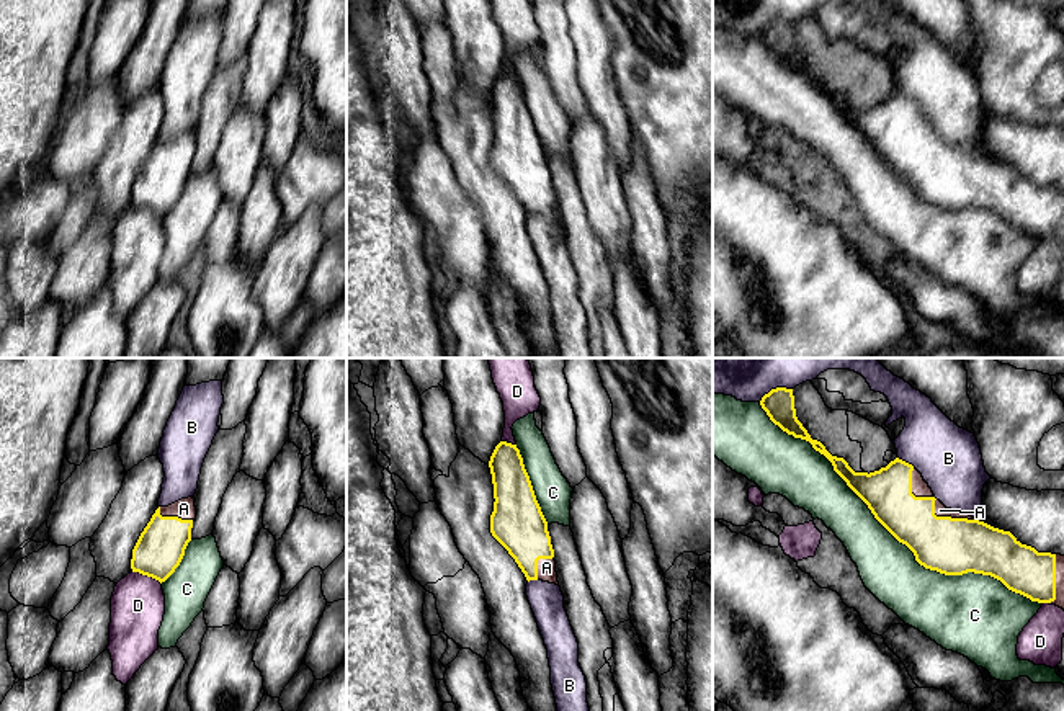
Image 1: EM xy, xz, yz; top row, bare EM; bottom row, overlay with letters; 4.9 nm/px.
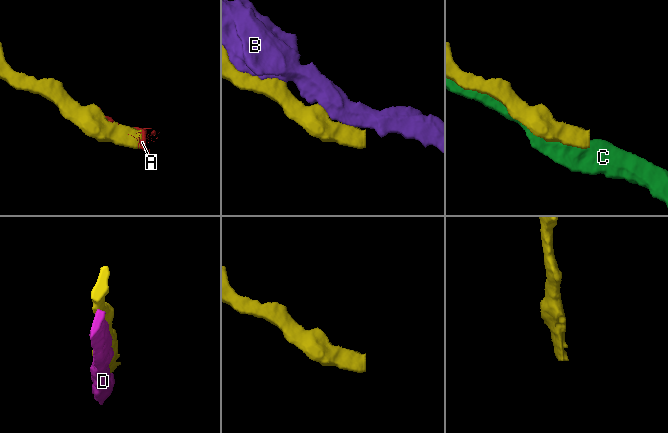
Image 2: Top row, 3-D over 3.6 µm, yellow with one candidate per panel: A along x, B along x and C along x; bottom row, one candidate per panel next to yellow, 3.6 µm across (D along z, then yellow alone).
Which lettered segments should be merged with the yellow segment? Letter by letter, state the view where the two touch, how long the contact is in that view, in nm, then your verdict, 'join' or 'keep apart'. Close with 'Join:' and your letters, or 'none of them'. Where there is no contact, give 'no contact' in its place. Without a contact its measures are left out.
A: meets yellow in yz; contact 400 nm long; join
B: meets yellow in yz; contact 180 nm long; keep apart
C: meets yellow in yz; contact 1700 nm long; keep apart
D: meets yellow in xy; contact 170 nm long; keep apart
Join: A

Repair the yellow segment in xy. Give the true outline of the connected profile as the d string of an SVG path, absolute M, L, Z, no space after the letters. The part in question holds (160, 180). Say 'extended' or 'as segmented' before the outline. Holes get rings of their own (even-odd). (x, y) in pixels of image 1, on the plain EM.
extended | M193 131L159 141L132 183L132 206L165 216L185 190L194 152Z

